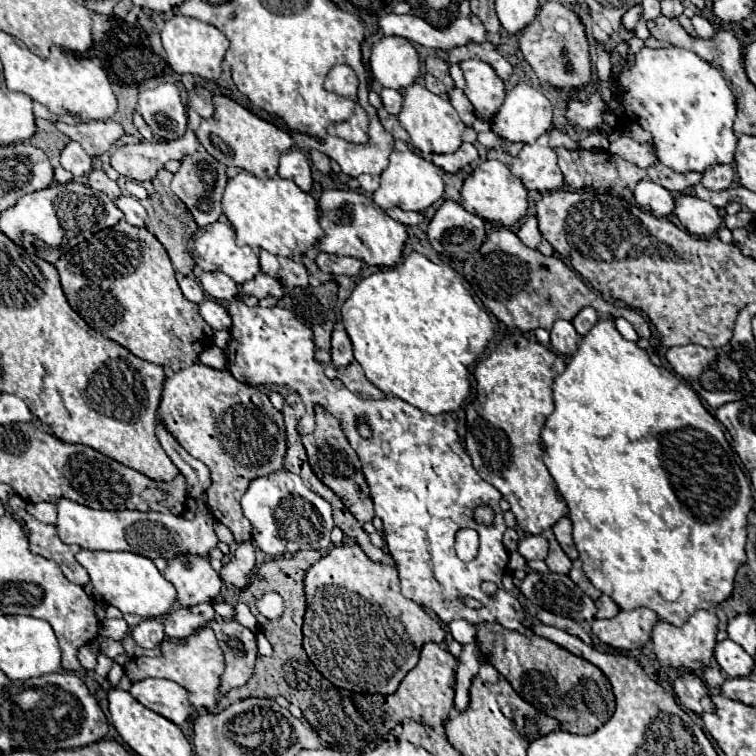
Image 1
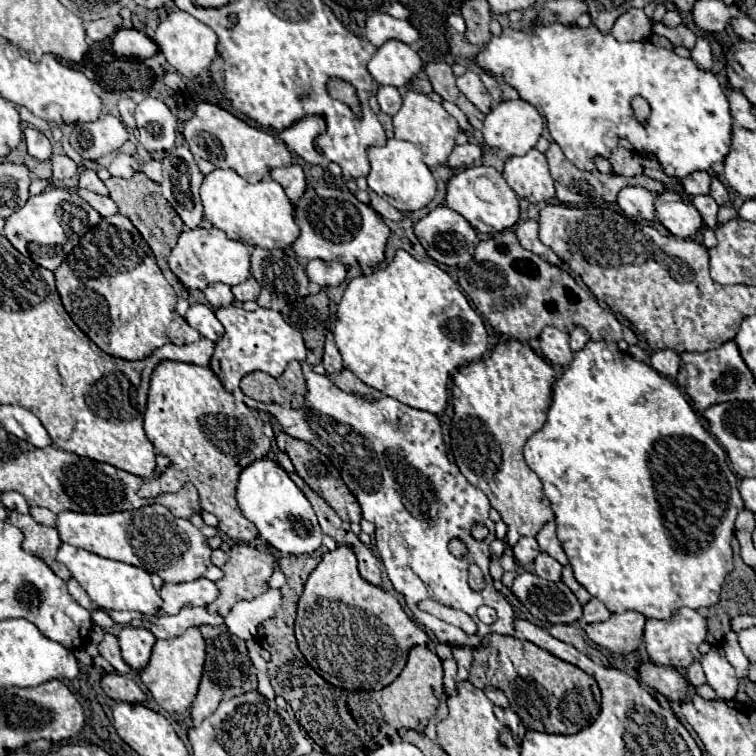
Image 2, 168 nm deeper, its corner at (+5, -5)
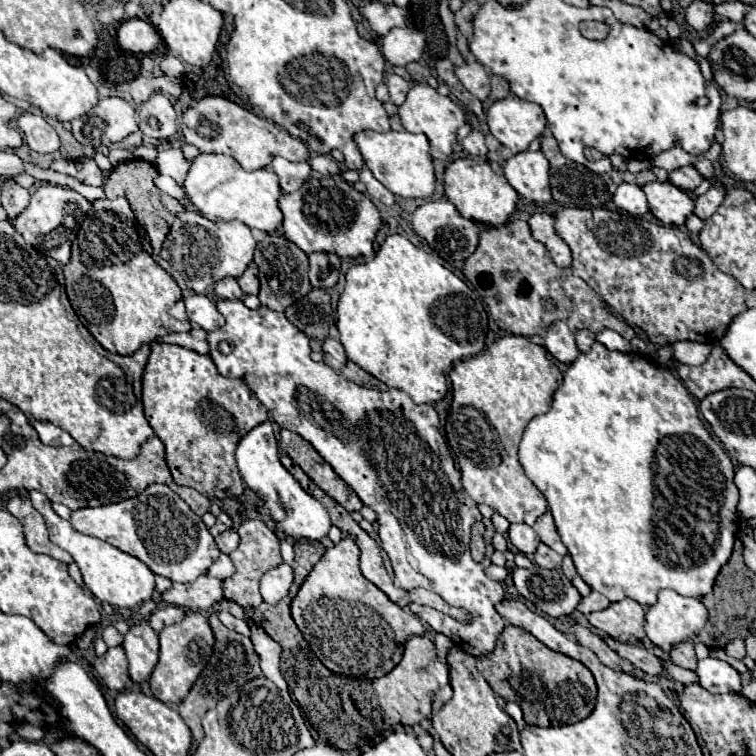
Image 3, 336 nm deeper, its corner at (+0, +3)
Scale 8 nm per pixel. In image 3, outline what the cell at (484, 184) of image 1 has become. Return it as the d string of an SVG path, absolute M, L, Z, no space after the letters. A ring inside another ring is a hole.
M459 158L445 170L445 194L457 212L469 220L501 226L515 212L519 194L503 176L503 168L497 162L485 158Z

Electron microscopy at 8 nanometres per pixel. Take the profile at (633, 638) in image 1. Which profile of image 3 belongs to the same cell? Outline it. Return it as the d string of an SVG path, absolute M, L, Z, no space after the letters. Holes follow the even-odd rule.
M631 598L613 602L601 612L591 612L587 620L595 630L625 644L635 644L645 638L645 610Z

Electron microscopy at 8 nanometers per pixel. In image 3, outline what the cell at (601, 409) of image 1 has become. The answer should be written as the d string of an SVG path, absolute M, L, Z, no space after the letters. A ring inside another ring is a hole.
M595 342L591 350L585 354L581 352L575 362L567 368L563 374L563 384L553 394L551 410L543 416L535 416L529 426L523 432L523 440L519 444L519 462L523 464L527 476L533 480L533 484L545 494L547 504L551 508L551 514L555 518L557 532L567 546L575 568L579 576L597 592L607 596L611 602L619 602L623 598L633 598L641 606L653 606L657 602L657 594L663 588L671 588L681 596L693 596L703 598L705 594L713 592L715 578L719 570L727 564L733 552L733 542L739 530L739 492L733 484L735 466L725 454L723 446L713 440L709 430L699 418L699 410L687 392L687 388L681 384L681 380L665 366L655 364L643 354L635 352L617 352L609 350L603 344Z

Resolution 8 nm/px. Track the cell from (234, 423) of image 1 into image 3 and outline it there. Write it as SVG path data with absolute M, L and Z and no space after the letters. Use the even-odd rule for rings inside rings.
M155 342L143 372L143 406L145 418L165 444L167 464L177 484L191 486L207 498L243 496L245 486L235 466L235 448L241 438L267 420L267 408L241 380L221 376L209 356Z

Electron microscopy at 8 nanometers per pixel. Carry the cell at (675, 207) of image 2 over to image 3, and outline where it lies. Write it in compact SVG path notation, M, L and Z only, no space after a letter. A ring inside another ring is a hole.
M651 182L645 184L643 190L647 194L653 216L665 226L683 226L687 216L691 216L695 210L693 198L671 182Z

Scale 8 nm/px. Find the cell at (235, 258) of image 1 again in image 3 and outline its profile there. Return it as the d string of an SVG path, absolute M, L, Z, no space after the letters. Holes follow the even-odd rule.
M185 210L177 214L177 220L171 226L171 232L167 234L167 240L163 244L161 258L169 260L177 270L183 270L191 278L193 290L197 294L209 294L213 292L217 280L225 276L239 278L253 260L253 252L255 240L251 236L251 230L243 222L211 222L195 210Z

